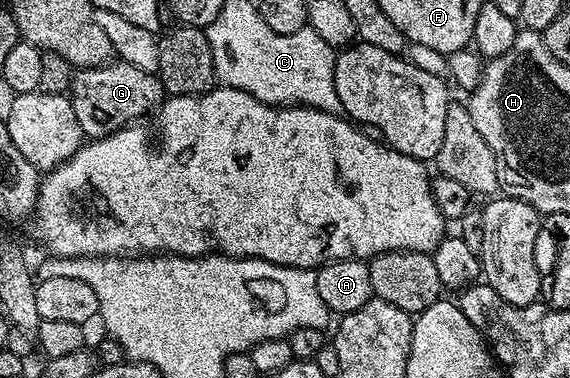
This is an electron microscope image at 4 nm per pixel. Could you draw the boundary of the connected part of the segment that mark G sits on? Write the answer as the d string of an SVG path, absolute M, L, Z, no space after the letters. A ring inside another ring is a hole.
M109 62L99 68L79 69L72 78L70 99L74 118L78 118L85 137L99 138L129 127L147 112L155 113L164 103L166 93L157 73L138 70L138 66L123 62Z

